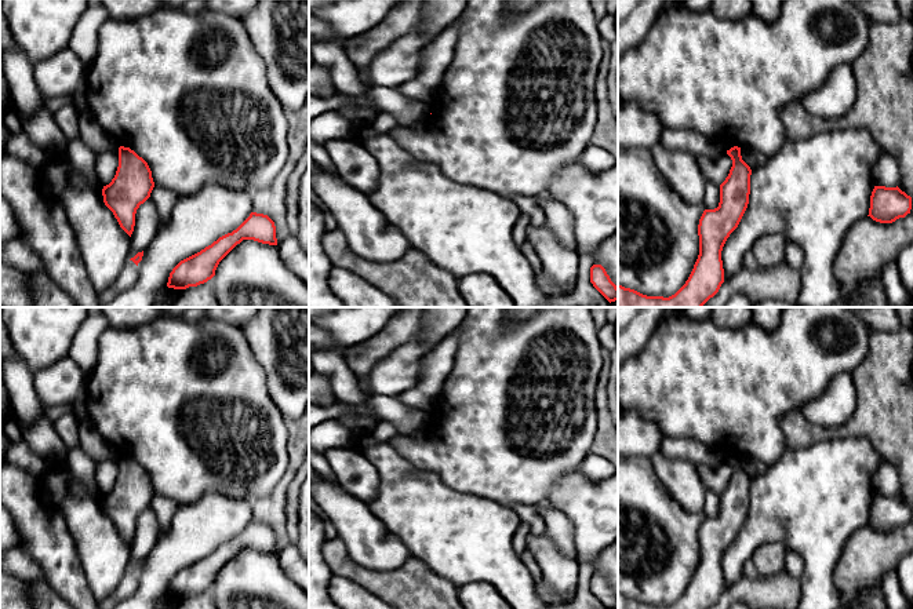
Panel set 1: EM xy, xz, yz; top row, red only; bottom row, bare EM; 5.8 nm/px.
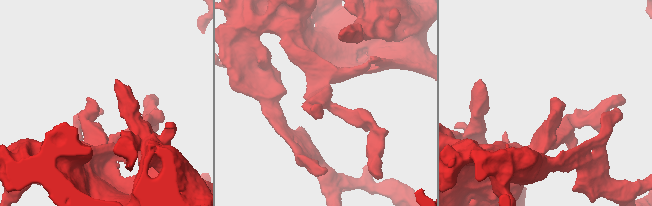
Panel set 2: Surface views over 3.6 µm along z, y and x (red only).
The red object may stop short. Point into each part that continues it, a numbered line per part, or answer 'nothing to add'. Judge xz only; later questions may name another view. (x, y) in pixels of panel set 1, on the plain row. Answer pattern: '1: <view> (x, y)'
nothing to add

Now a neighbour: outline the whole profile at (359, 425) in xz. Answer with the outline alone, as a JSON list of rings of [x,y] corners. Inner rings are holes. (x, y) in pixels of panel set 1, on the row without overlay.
[[[350,412],[342,413],[338,417],[338,422],[345,424],[353,433],[354,438],[371,434],[378,423],[374,417],[354,415]]]

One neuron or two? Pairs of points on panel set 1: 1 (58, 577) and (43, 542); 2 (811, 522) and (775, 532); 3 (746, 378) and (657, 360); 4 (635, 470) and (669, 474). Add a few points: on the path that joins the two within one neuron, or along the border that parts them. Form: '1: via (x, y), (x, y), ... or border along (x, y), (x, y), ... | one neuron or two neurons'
1: via (58, 569), (54, 565), (54, 553), (51, 550) | one neuron
2: via (801, 522), (784, 522) | one neuron
3: via (724, 378), (679, 378) | one neuron
4: border along (650, 459), (657, 478), (673, 499) | two neurons

